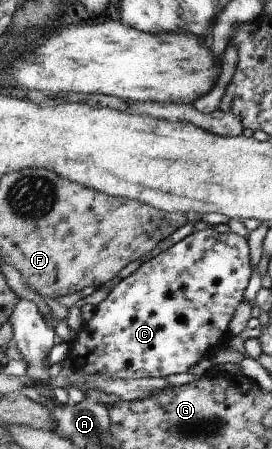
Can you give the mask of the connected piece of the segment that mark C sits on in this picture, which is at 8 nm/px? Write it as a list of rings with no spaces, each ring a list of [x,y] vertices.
[[[201,226],[182,238],[180,241],[174,243],[166,250],[163,250],[153,258],[141,263],[131,274],[119,280],[119,282],[110,289],[108,295],[104,300],[96,304],[93,308],[91,318],[80,326],[76,326],[77,334],[70,342],[66,360],[71,363],[73,372],[78,376],[86,376],[86,374],[102,374],[108,378],[120,378],[120,380],[132,380],[152,377],[165,377],[172,374],[180,374],[186,372],[192,366],[196,365],[202,358],[207,355],[211,356],[220,348],[227,346],[228,341],[231,340],[231,333],[228,331],[228,322],[232,318],[232,313],[236,310],[236,306],[242,300],[242,294],[248,278],[250,278],[249,248],[245,238],[232,233],[216,233],[210,226]]]

